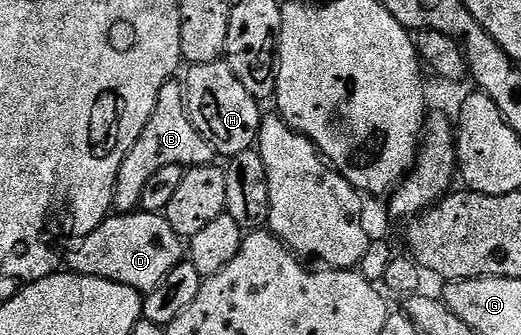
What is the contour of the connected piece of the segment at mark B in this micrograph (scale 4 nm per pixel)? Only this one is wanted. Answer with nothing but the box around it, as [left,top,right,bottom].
[113,80,217,214]

